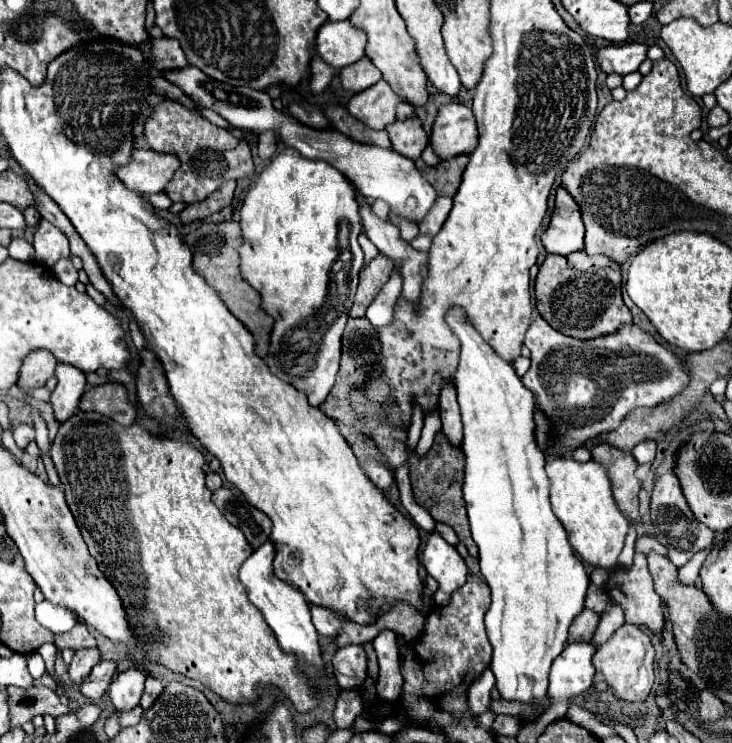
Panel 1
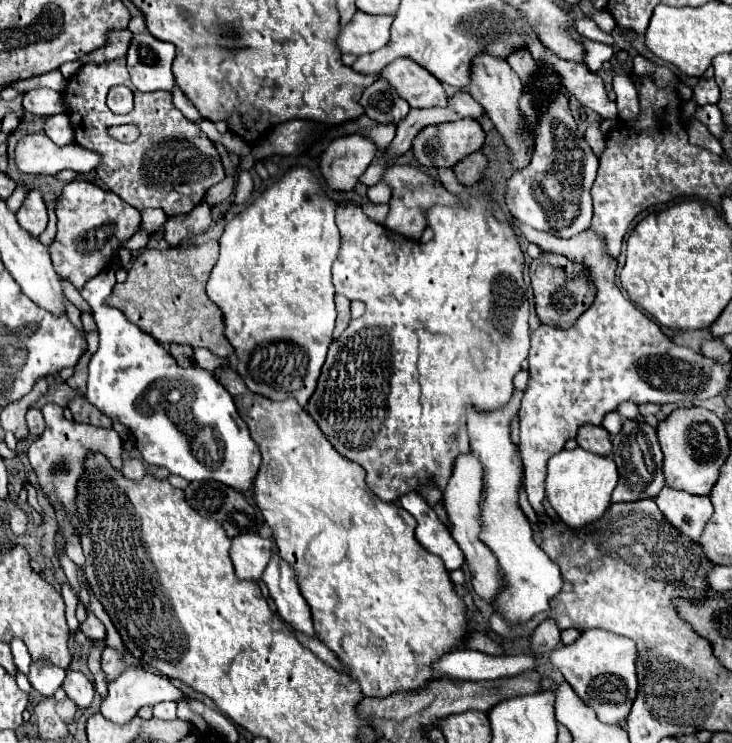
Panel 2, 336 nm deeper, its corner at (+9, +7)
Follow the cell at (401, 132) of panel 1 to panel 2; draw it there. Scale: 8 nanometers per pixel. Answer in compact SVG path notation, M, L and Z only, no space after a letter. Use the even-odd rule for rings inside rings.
M376 80L372 86L368 86L360 98L360 104L366 110L366 116L378 124L398 124L410 112L408 102L400 98L398 92L386 84L386 80Z

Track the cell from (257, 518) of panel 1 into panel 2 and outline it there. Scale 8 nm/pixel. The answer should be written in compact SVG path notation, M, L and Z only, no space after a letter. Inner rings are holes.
M190 482L190 486L184 490L186 492L186 502L202 516L216 520L228 534L228 538L234 538L238 534L244 532L254 532L260 534L262 530L266 530L266 522L262 520L262 514L258 512L258 508L254 508L252 502L246 500L246 496L222 482Z

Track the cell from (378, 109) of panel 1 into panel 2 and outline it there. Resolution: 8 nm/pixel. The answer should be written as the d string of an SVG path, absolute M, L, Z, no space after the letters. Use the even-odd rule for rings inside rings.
M364 134L334 138L322 154L322 176L334 190L352 190L376 154L376 144Z

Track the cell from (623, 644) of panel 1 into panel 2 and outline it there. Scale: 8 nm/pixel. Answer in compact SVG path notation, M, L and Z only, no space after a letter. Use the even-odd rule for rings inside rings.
M586 630L580 638L570 644L562 646L552 652L550 662L558 668L572 690L582 698L586 706L590 706L598 720L604 724L618 724L624 722L638 690L638 674L636 674L636 644L630 638L614 636L606 630Z

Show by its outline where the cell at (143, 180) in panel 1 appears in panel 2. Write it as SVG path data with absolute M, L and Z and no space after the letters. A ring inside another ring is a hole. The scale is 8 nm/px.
M32 134L18 142L16 164L20 172L28 174L58 174L62 170L74 170L86 174L96 170L100 164L100 154L84 146L56 146L48 136Z

